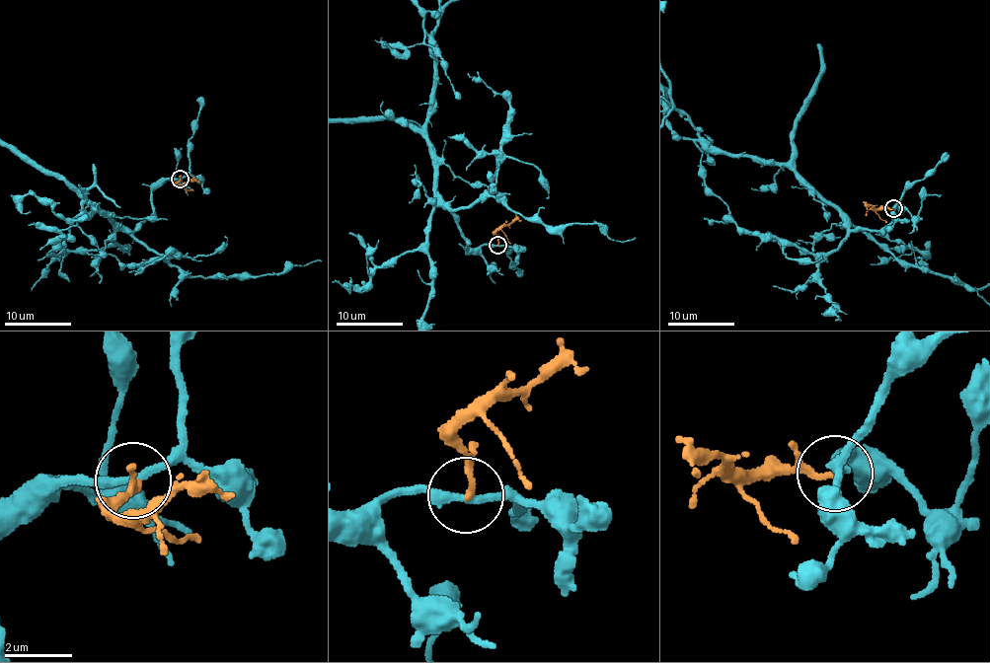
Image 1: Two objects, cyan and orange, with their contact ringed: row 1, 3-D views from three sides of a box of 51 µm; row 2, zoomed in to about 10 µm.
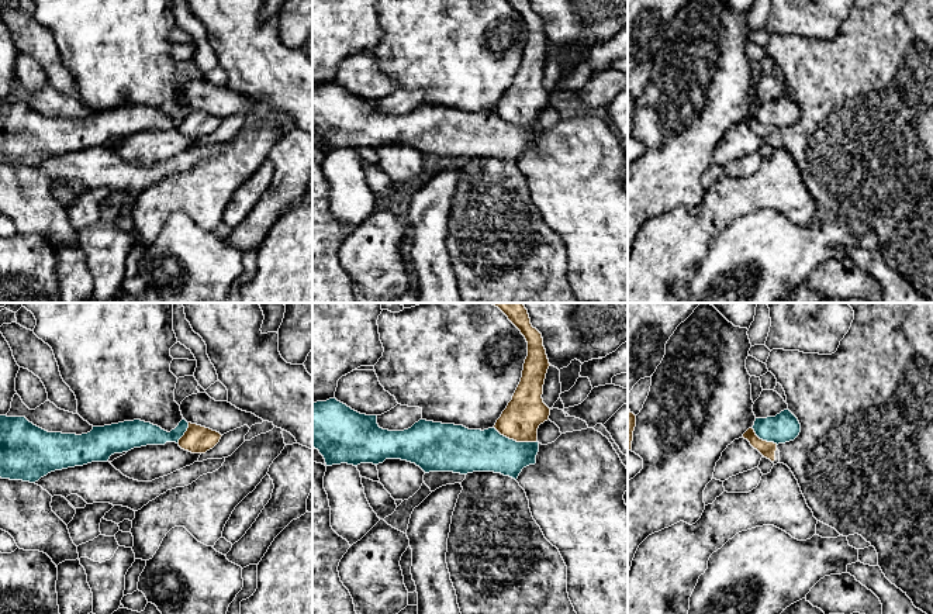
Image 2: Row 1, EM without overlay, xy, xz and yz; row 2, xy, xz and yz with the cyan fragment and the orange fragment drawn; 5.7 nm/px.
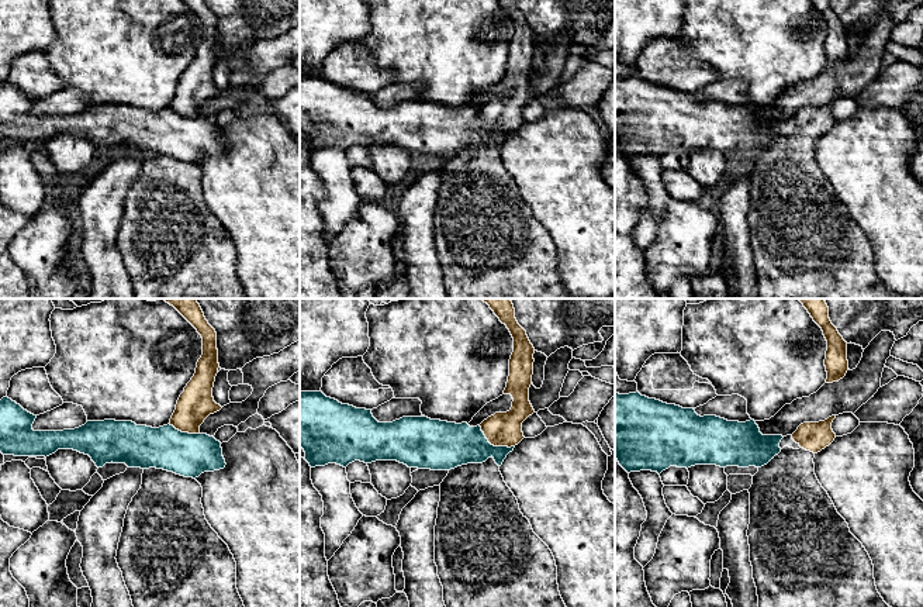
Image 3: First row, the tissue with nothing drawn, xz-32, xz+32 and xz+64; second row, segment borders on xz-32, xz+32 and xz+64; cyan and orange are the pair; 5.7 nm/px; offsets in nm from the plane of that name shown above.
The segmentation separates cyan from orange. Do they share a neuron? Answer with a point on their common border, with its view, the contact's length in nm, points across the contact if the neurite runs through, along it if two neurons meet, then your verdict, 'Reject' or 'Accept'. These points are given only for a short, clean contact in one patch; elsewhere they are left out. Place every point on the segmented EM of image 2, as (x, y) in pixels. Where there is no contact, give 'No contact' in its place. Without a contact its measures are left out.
Touches cyan at xz (515, 441). Shared border 260 nm. Boundary: xz (493, 427), (517, 441), (536, 441). Reject

